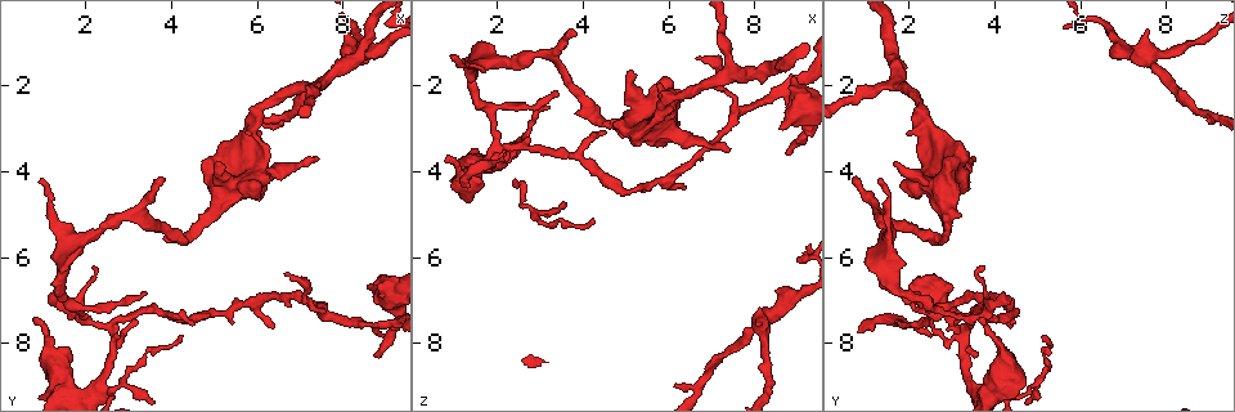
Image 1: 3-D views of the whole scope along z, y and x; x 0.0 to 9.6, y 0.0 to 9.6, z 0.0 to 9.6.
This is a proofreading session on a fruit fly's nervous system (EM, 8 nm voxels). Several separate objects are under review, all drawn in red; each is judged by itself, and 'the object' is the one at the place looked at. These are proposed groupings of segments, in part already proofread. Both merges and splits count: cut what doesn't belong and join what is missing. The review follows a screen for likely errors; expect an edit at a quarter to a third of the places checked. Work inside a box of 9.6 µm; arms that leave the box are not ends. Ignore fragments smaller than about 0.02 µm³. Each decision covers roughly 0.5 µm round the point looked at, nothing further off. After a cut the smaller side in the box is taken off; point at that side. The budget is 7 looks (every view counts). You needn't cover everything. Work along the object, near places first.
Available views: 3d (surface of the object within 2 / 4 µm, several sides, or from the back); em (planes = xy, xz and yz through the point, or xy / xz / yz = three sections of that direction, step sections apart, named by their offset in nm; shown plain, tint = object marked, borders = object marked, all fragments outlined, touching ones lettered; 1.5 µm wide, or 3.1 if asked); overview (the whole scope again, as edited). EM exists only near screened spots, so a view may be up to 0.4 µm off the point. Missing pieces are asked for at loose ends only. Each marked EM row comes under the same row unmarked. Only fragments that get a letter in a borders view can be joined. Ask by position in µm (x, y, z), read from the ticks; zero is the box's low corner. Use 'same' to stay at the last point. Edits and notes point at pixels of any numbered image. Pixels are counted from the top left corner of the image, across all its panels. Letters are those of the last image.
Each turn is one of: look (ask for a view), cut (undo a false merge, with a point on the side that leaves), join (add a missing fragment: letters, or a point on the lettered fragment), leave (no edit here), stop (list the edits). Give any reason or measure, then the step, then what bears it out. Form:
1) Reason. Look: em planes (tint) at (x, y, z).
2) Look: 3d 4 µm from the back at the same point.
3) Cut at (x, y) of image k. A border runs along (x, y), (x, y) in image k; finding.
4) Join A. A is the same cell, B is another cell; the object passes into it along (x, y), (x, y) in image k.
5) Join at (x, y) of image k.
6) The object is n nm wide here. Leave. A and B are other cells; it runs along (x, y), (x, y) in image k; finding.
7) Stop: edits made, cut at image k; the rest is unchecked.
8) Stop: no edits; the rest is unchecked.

Tapers out. Look: 3d 4 µm at (1.00, 4.15, 1.35).

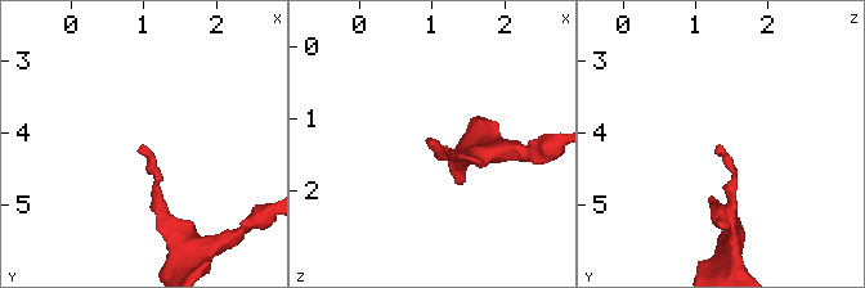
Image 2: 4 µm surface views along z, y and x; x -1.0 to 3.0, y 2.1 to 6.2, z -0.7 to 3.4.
Shape alone is not enough. Look: em xy step 4 (borders) at (1.00, 4.15, 1.35).

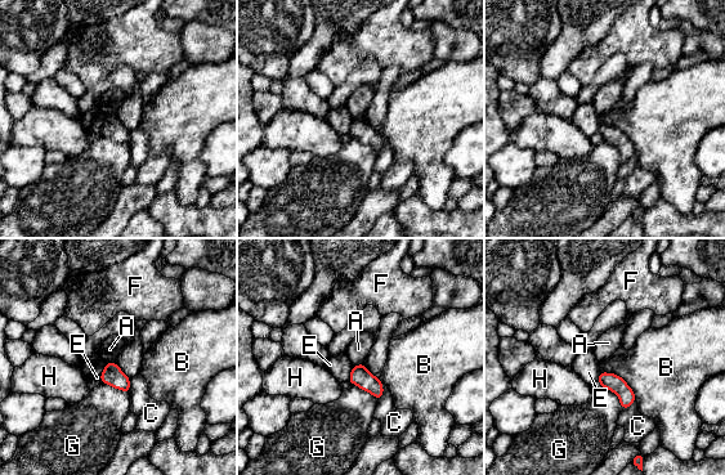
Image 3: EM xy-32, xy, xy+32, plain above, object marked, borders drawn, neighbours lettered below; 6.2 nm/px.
Another direction. Look: em yz step 8 (borders) at the same point.

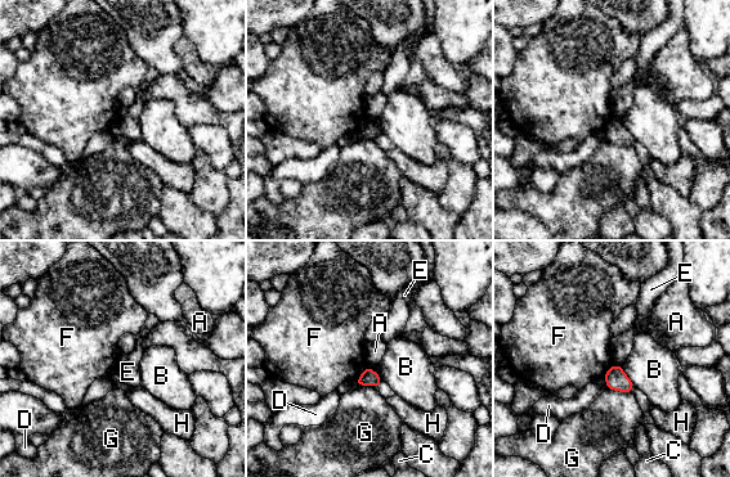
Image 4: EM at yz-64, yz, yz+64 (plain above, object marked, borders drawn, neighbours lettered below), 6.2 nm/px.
The object is 100 nm wide here; the longest contact is with B, 160 nm. Leave. A, B, C, D, E, F, G and H are other cells; no lettered fragment goes on from it.

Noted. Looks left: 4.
Branch stops here. Look: em planes (borders) at (5.10, 3.70, 1.70).

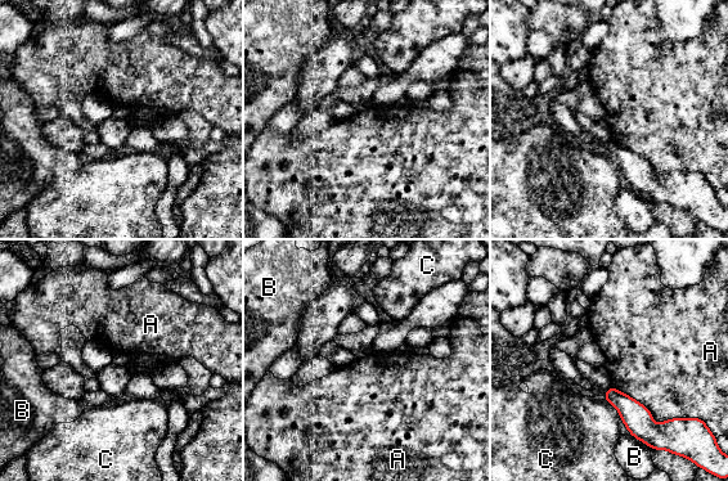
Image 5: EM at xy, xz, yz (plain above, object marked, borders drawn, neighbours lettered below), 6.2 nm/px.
The longest contact is with A, 550 nm. Leave. A, B and C are other cells; no lettered fragment goes on from it.

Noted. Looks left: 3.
Thin end. Look: 3d 2 µm at (6.60, 6.40, 1.35).

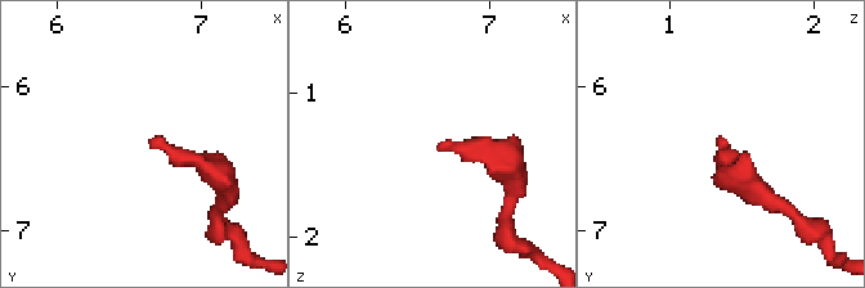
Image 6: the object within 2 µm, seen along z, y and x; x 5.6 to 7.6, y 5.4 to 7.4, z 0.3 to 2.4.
Need the tissue. Look: em planes (tint) at (6.64, 6.34, 1.36).

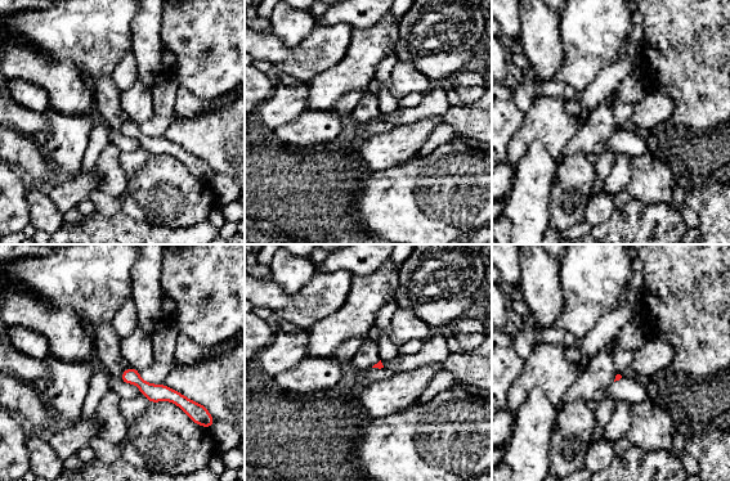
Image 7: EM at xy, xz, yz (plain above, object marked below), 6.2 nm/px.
See the neighbours. Look: em planes (borders) at the same point.

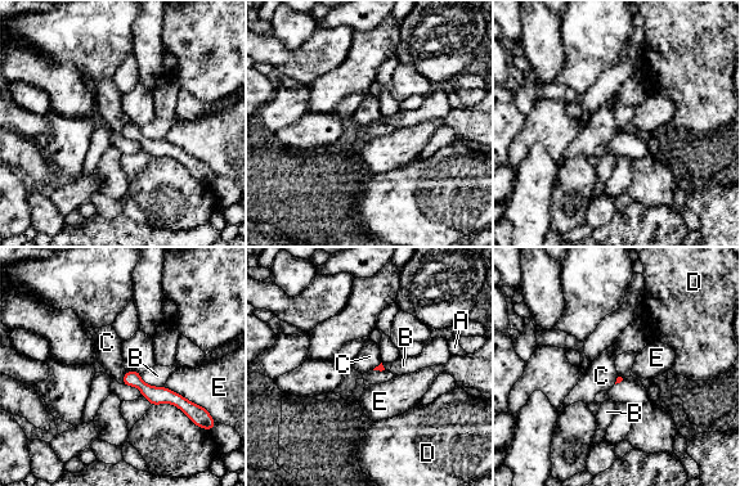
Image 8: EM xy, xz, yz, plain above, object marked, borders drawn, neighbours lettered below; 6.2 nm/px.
Leave. A, B, C, D and E are other cells; it runs along (126, 378), (188, 410) in image 8; no lettered fragment goes on from it.

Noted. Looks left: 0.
Stop: no edits; the rest is unchecked.

